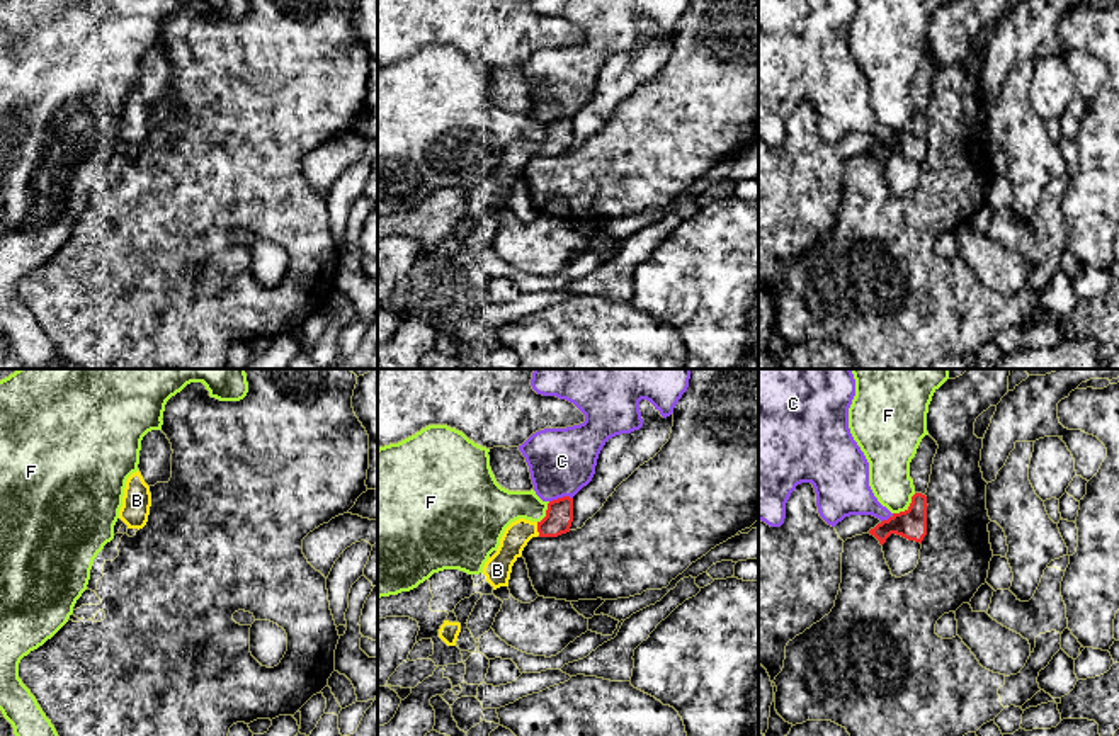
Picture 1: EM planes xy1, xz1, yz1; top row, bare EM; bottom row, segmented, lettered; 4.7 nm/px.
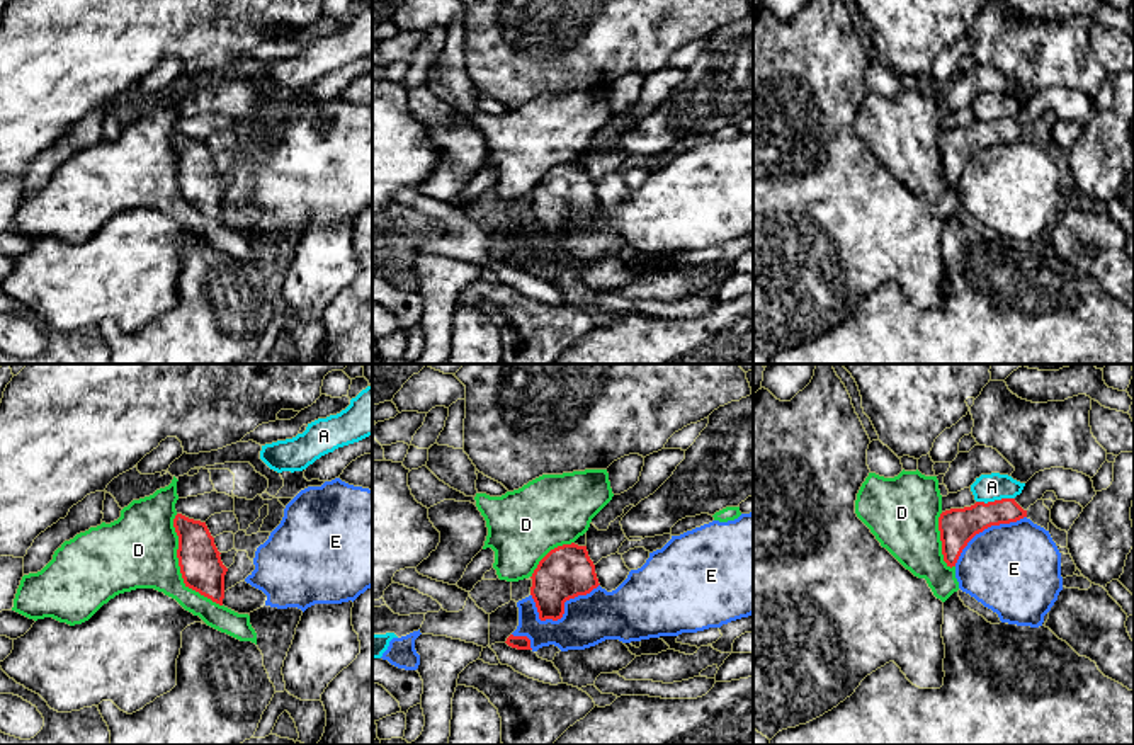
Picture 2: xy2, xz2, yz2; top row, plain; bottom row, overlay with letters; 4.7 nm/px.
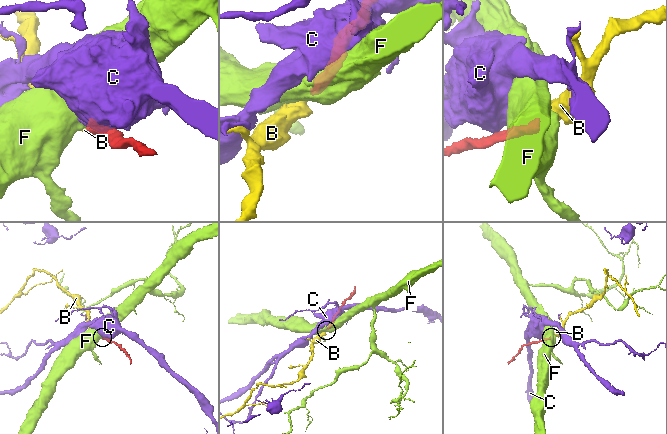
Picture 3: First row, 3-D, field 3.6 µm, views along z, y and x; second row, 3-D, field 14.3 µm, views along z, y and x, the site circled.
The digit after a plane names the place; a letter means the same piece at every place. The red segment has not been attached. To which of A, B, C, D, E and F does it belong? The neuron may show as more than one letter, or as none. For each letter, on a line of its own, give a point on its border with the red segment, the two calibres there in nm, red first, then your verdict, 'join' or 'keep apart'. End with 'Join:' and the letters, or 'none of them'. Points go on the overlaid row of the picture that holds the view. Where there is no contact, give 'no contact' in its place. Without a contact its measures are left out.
A: yz2 (995, 500) | 180/130 nm | keep apart
B: xz1 (538, 529) | 130/120 nm | join
C: xz1 (560, 498) | 130/320 nm | keep apart
D: xy2 (179, 565) | 200/360 nm | keep apart
E: xz2 (563, 604) | 260/240 nm | keep apart
F: yz1 (908, 507) | 140/200 nm | keep apart
Join: B

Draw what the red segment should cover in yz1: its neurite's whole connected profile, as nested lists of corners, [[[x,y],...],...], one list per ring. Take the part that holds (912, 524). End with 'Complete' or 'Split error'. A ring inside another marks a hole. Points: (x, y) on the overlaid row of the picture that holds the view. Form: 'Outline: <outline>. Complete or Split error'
Outline: [[[915,493],[912,503],[905,512],[893,513],[869,530],[883,546],[891,534],[901,535],[908,541],[920,542],[927,535],[927,496]]]. Complete

